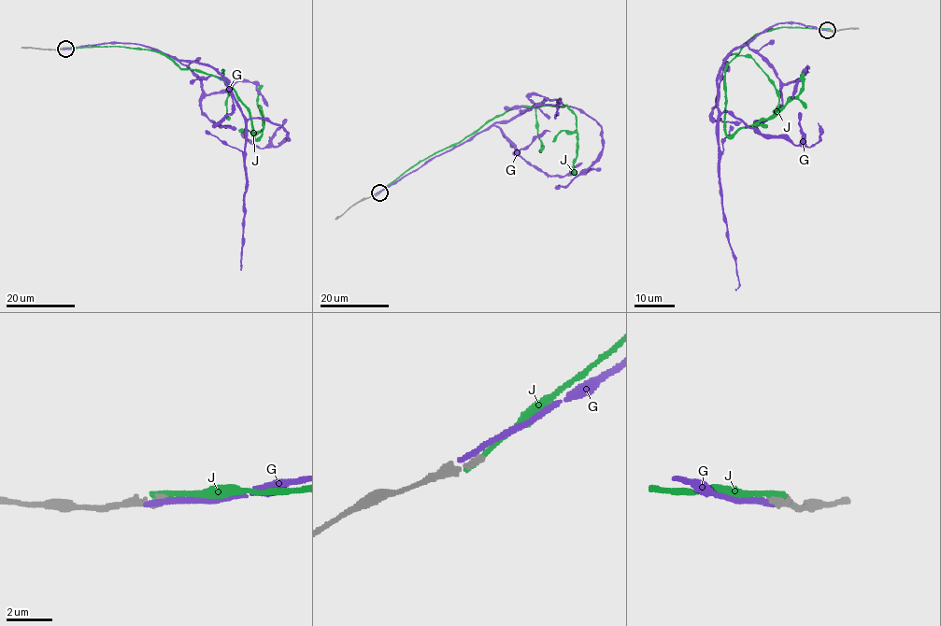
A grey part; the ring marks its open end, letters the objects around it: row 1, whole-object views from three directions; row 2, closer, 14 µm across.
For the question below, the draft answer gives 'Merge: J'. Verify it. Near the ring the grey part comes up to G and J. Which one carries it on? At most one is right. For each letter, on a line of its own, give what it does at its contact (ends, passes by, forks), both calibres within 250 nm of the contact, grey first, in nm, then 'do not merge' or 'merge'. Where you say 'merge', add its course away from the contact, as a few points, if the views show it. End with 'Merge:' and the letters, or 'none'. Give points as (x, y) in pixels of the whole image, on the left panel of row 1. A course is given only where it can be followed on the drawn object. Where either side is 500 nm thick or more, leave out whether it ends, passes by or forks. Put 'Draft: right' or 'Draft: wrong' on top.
Draft: wrong
G: it ends there; 220 nm thick on the grey side, 300 nm on the other; do not merge
J: it ends there; 280 nm thick on the grey side, 280 nm on the other; do not merge
Merge: none

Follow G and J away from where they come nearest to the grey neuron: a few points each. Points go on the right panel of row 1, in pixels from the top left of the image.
G: (828, 30), (778, 22), (735, 48), (720, 68), (720, 193), (726, 237), (736, 265), (735, 291)
J: (828, 29), (779, 27), (764, 31), (725, 60), (725, 134), (732, 135), (774, 118), (800, 92), (803, 72)

